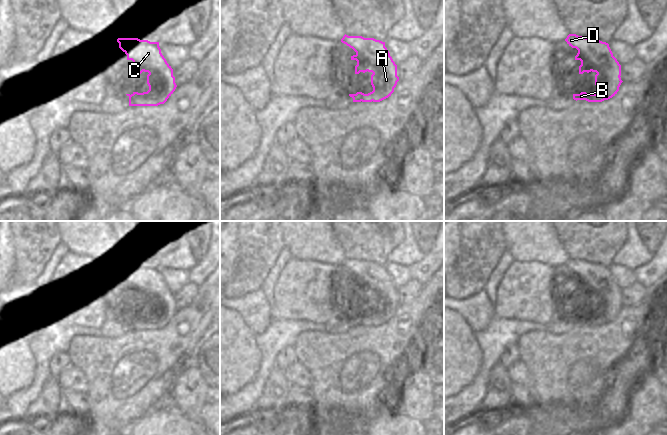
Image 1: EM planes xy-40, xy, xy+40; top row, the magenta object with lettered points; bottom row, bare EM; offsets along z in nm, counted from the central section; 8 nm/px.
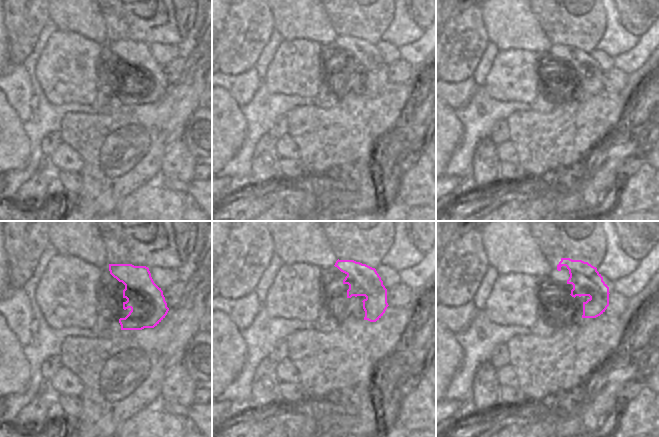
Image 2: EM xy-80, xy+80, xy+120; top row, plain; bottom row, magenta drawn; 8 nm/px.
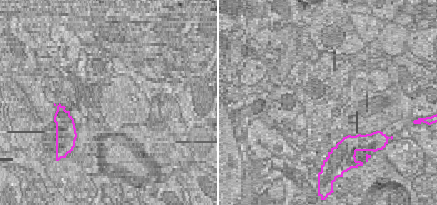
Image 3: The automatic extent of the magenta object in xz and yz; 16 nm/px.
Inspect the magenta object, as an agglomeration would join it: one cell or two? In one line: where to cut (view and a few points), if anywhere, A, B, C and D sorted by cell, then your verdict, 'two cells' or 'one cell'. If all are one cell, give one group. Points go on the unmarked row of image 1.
no cut | A B C D | one cell

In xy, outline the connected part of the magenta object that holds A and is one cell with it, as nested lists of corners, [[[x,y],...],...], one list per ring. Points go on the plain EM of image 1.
[[[344,259],[341,266],[352,272],[356,278],[351,284],[356,284],[355,298],[372,296],[371,309],[373,315],[364,318],[357,316],[349,318],[353,326],[380,326],[394,316],[399,305],[397,289],[385,271],[385,266],[374,262]]]

